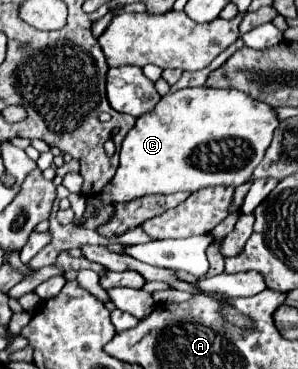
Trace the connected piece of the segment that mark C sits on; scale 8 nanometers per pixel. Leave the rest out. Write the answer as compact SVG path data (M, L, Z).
M183 88L169 92L159 100L151 114L137 118L135 126L127 132L121 152L119 168L113 180L103 188L99 198L103 202L127 202L145 194L173 194L173 192L195 192L207 186L241 186L245 184L257 164L263 160L267 146L271 144L273 130L279 120L271 106L257 102L241 90L215 90L215 88Z

